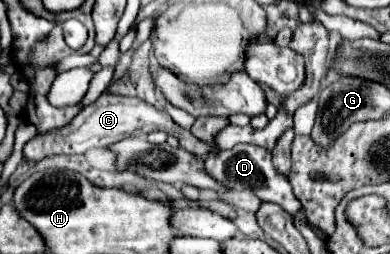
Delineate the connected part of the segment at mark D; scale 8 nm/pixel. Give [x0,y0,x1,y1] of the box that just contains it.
[205,143,303,215]

